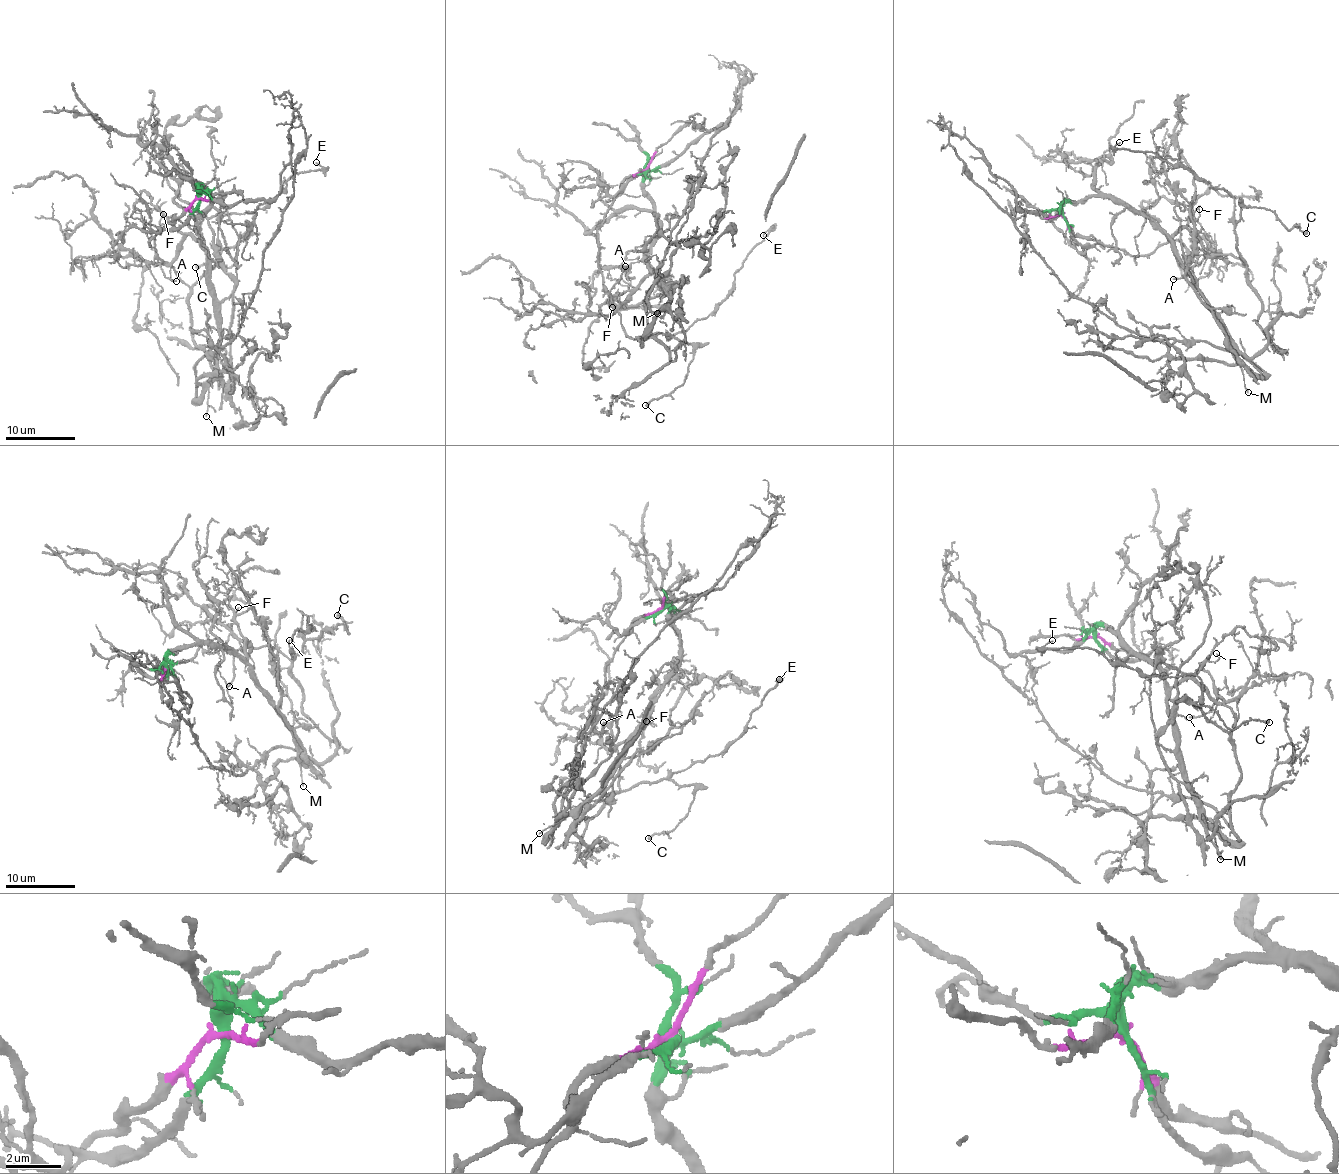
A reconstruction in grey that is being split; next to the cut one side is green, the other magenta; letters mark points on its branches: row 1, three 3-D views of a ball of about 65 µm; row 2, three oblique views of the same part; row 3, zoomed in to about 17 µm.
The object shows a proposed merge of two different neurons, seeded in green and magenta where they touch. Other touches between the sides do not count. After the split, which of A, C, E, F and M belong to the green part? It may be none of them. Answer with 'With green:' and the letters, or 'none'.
With green: F, M

